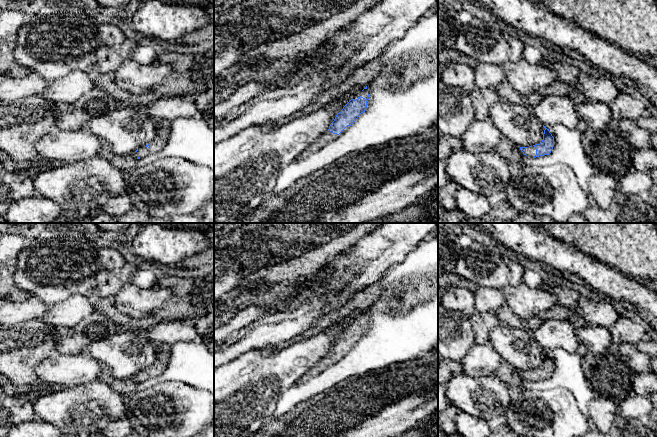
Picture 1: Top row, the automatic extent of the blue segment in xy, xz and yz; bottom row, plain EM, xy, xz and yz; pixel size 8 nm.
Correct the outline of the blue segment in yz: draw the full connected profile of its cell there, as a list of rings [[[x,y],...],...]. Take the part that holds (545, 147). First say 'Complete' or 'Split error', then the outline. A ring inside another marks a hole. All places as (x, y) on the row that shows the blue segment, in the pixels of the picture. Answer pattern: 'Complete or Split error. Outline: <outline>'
Split error. Outline: [[[545,128],[543,134],[543,140],[540,144],[535,144],[530,147],[520,147],[520,150],[524,155],[528,157],[539,157],[544,155],[549,155],[554,147],[554,137],[550,133],[549,129]]]

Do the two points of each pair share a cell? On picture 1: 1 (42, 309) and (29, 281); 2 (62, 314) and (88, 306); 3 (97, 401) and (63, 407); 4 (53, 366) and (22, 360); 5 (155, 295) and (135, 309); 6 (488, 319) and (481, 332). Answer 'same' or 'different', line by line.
1: different
2: same
3: same
4: different
5: same
6: same

